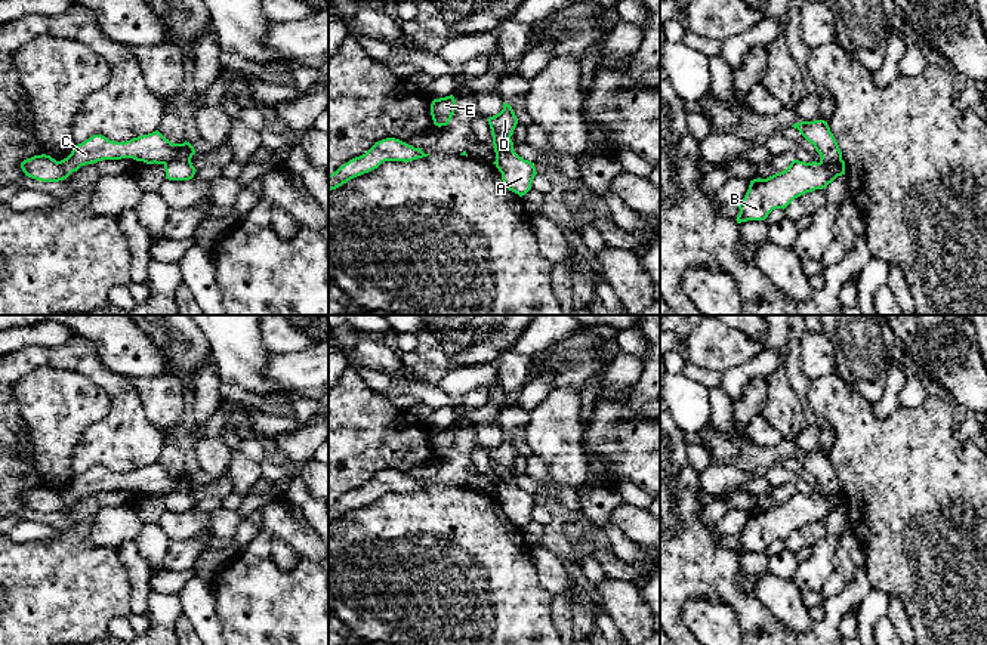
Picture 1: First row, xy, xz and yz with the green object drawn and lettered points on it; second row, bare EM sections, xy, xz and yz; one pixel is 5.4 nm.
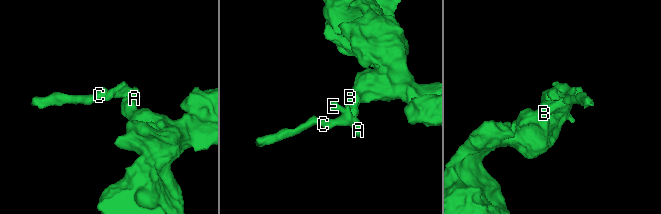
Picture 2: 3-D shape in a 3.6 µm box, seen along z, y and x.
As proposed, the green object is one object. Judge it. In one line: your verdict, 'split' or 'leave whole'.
split

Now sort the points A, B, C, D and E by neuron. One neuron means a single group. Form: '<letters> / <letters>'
A B D / C E

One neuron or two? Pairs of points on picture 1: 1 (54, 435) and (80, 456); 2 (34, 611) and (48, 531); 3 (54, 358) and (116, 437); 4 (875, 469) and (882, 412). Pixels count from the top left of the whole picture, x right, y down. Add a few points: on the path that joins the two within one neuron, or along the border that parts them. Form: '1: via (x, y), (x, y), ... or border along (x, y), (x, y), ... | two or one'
1: border along (95, 423), (85, 431), (73, 450), (74, 477) | two
2: border along (59, 530), (52, 537), (27, 542) | two
3: via (85, 360), (126, 383), (126, 406) | one
4: border along (900, 406), (884, 417), (879, 417), (872, 410) | two

